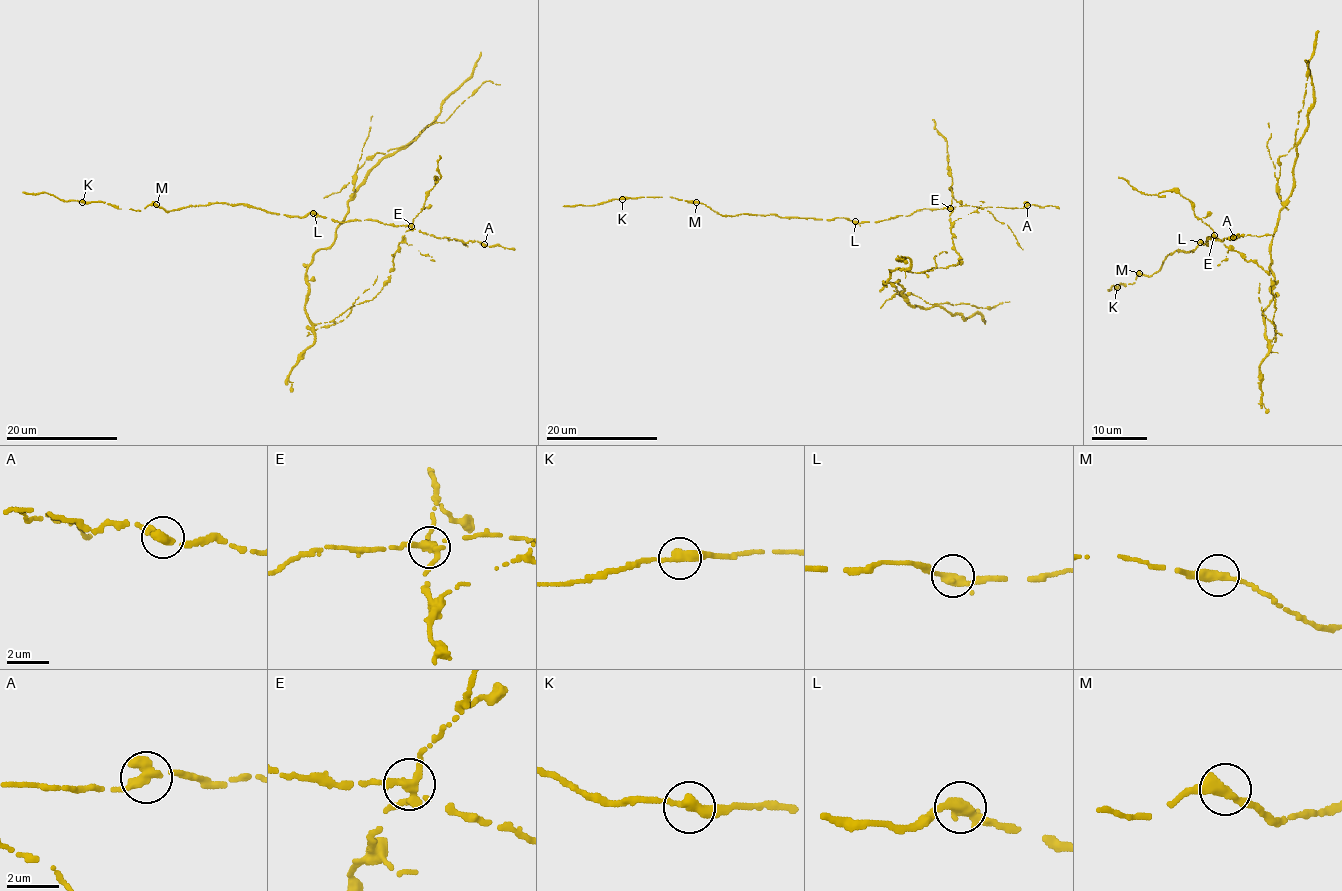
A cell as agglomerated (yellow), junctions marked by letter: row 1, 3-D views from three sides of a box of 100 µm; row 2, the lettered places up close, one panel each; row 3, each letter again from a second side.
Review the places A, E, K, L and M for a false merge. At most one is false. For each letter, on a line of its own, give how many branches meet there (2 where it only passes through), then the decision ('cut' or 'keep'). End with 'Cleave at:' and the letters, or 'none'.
A: 2 | keep
E: 3 | cut
K: 2 | keep
L: 3 | keep
M: 2 | keep
Cleave at: E

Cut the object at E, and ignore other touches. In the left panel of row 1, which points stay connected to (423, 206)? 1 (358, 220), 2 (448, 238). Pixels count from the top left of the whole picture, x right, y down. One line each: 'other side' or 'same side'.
1: other side
2: other side

